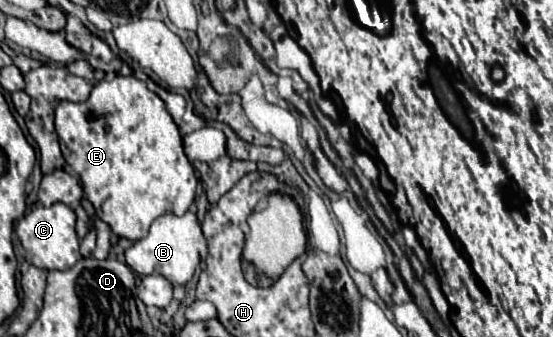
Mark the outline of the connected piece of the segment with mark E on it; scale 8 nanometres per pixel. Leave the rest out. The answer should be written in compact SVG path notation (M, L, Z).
M115 75L97 83L85 103L61 101L55 109L55 131L59 135L65 161L79 175L87 201L95 207L97 215L111 227L113 235L139 241L147 235L151 223L165 215L183 215L195 199L195 171L189 163L179 129L165 109L165 103L135 77Z

